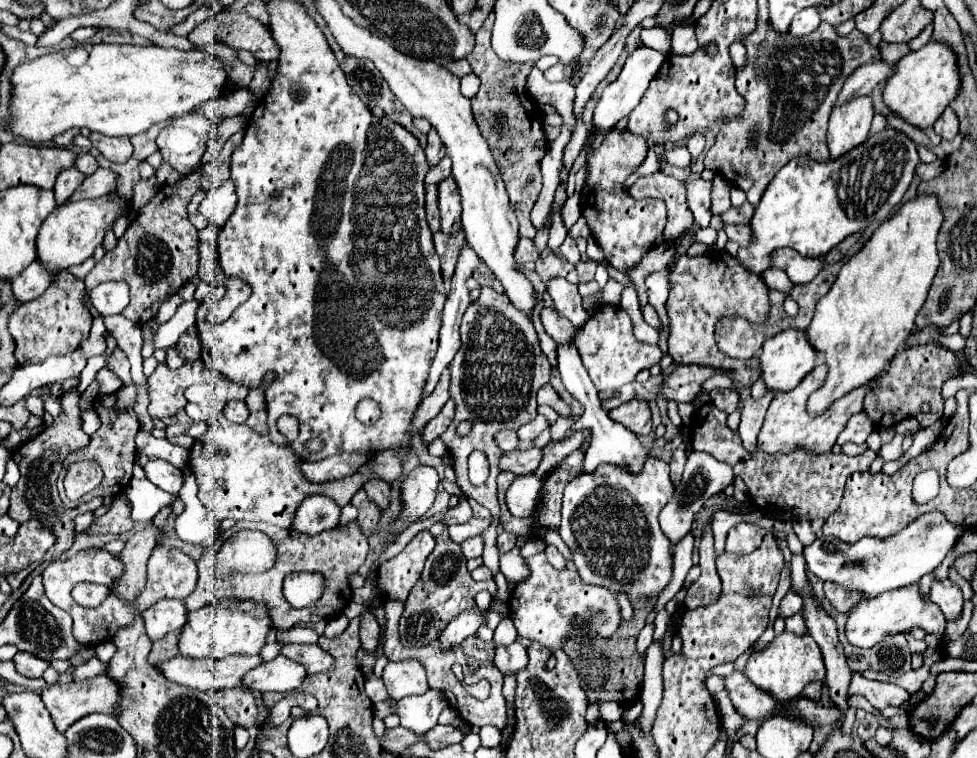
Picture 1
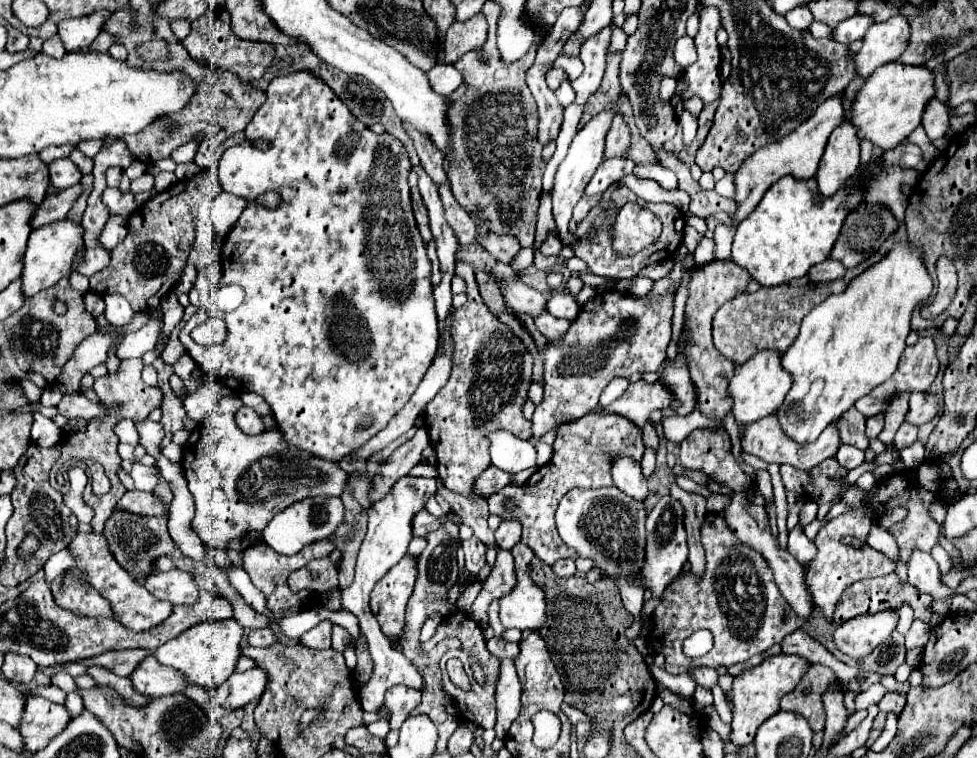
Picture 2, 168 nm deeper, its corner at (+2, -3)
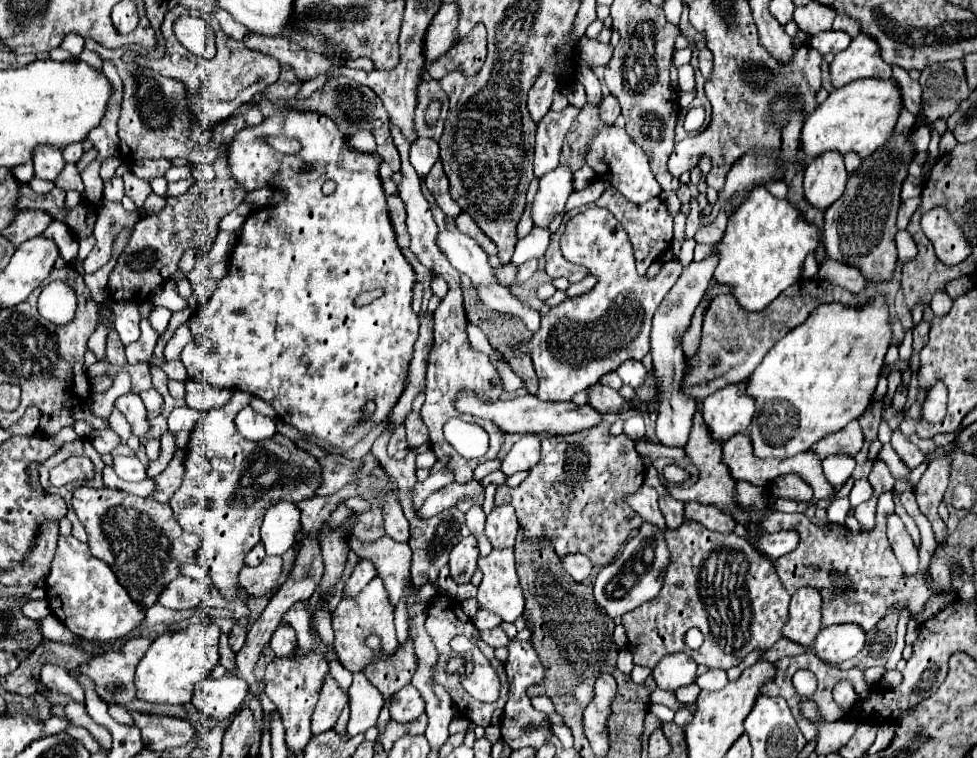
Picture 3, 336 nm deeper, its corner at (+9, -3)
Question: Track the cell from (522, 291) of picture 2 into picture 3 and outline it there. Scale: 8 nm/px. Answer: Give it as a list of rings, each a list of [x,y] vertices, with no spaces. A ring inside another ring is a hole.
[[[444,229],[438,233],[436,243],[438,243],[438,249],[448,257],[450,265],[458,273],[468,275],[474,283],[494,281],[492,269],[488,265],[488,255],[468,235],[462,235],[460,231]]]

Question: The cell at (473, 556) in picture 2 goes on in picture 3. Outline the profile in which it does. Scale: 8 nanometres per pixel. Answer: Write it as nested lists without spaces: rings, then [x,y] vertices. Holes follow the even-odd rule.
[[[470,535],[462,539],[452,551],[450,551],[450,577],[456,583],[468,583],[472,573],[476,571],[476,561],[478,561],[478,543]]]

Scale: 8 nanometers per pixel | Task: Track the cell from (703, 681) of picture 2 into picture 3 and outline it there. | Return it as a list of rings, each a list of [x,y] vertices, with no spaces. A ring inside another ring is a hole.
[[[686,653],[666,655],[666,659],[662,659],[658,667],[652,669],[656,685],[664,691],[676,691],[678,687],[694,683],[694,675],[696,675],[696,663]]]

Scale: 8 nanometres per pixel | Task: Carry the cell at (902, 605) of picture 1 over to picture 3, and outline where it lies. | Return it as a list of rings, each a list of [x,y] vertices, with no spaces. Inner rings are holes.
[[[830,625],[824,627],[814,639],[814,653],[818,659],[840,665],[856,657],[864,647],[864,631],[856,625]]]

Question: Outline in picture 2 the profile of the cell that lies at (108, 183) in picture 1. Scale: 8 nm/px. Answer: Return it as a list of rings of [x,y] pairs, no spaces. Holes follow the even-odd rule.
[[[75,185],[75,187],[69,187],[65,191],[59,191],[59,193],[51,193],[45,197],[45,203],[41,203],[41,207],[35,211],[35,215],[31,217],[31,227],[37,229],[41,225],[47,225],[47,223],[53,223],[53,221],[59,221],[59,219],[65,219],[69,209],[73,207],[73,203],[77,201],[77,197],[83,193],[83,185]]]

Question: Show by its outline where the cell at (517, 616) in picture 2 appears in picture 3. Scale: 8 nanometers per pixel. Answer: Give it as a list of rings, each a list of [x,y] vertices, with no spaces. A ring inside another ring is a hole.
[[[492,549],[488,557],[478,559],[478,569],[484,575],[478,587],[478,603],[500,615],[502,621],[514,623],[524,611],[524,595],[516,577],[514,551]]]

